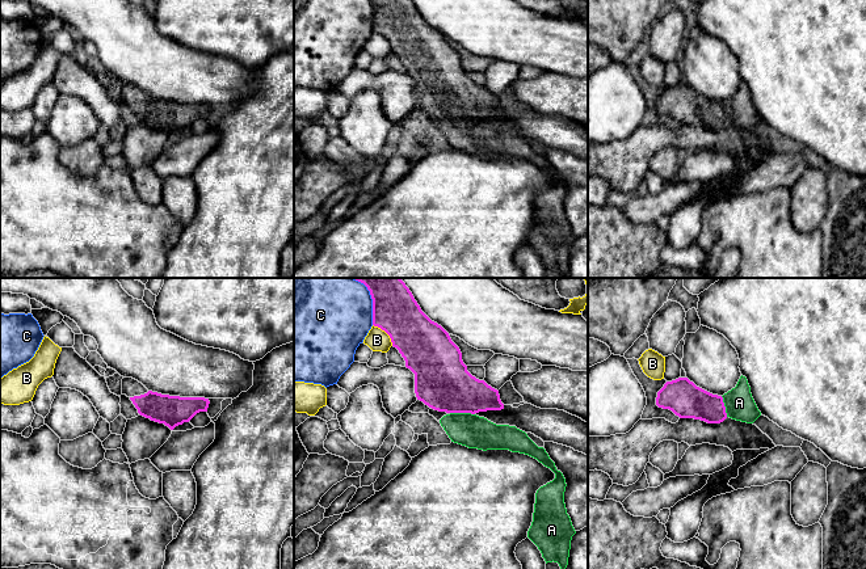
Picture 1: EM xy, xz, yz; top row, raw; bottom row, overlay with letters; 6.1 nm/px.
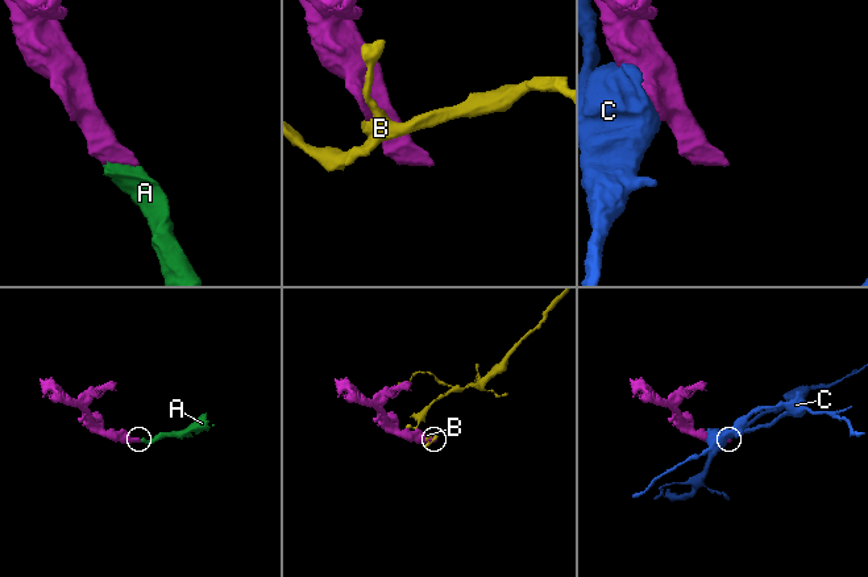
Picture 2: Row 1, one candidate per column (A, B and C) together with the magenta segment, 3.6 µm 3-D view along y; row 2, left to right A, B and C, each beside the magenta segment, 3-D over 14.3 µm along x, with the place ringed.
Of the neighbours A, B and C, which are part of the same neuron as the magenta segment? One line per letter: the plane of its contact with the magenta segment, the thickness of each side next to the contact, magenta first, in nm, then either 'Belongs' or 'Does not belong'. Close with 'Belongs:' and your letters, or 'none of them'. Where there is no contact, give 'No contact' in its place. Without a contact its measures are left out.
A: Touches magenta in xz. Thickness 340 nm (magenta) against 200 nm. Belongs
B: Touches magenta in xz. Thickness 300 nm (magenta) against 140 nm. Does not belong
C: Touches magenta in xz. Thickness 280 nm (magenta) against 480 nm. Does not belong
Belongs: A

